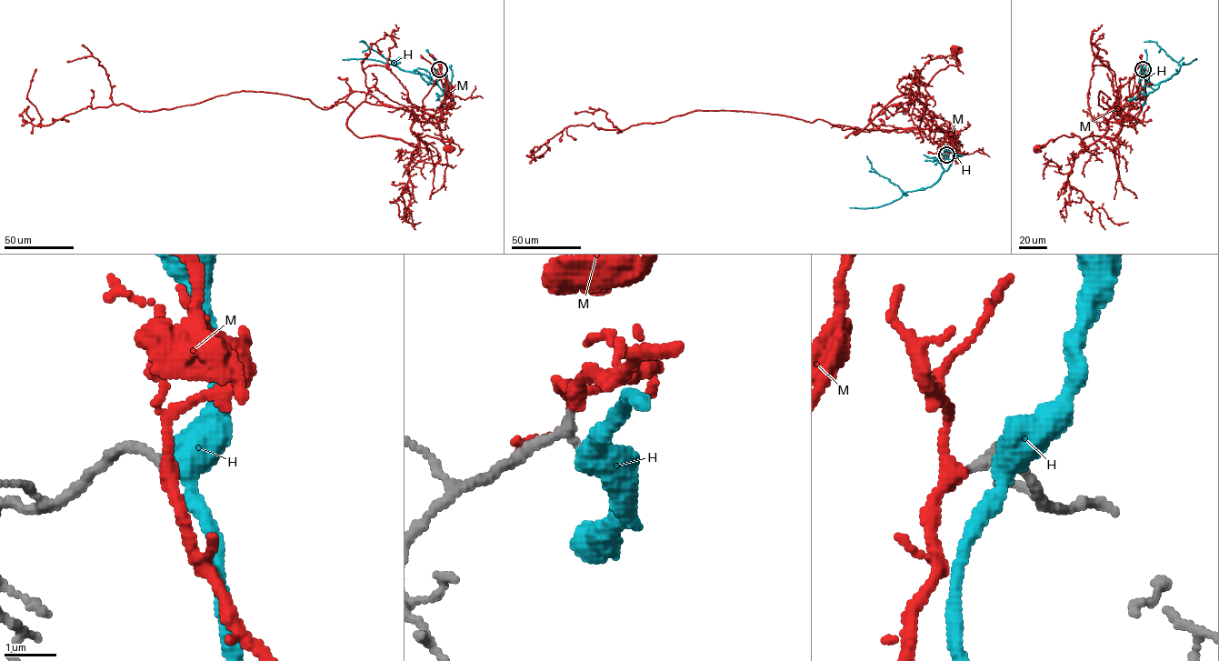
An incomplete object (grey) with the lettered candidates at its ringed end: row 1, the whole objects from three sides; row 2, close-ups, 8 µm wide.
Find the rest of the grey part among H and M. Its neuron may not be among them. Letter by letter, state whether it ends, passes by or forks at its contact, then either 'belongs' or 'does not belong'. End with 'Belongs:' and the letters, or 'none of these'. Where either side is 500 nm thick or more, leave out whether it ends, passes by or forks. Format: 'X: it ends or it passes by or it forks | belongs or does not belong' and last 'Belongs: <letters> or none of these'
H: it passes by | does not belong
M: it passes by | belongs
Belongs: M

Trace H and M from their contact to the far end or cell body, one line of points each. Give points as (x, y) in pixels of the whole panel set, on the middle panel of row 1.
H: (947, 155), (941, 164), (944, 170), (940, 177), (933, 185), (904, 193), (872, 167), (866, 155)
M: (946, 155), (956, 140), (928, 115), (918, 120), (933, 96), (925, 83), (950, 65), (959, 65), (955, 48)

